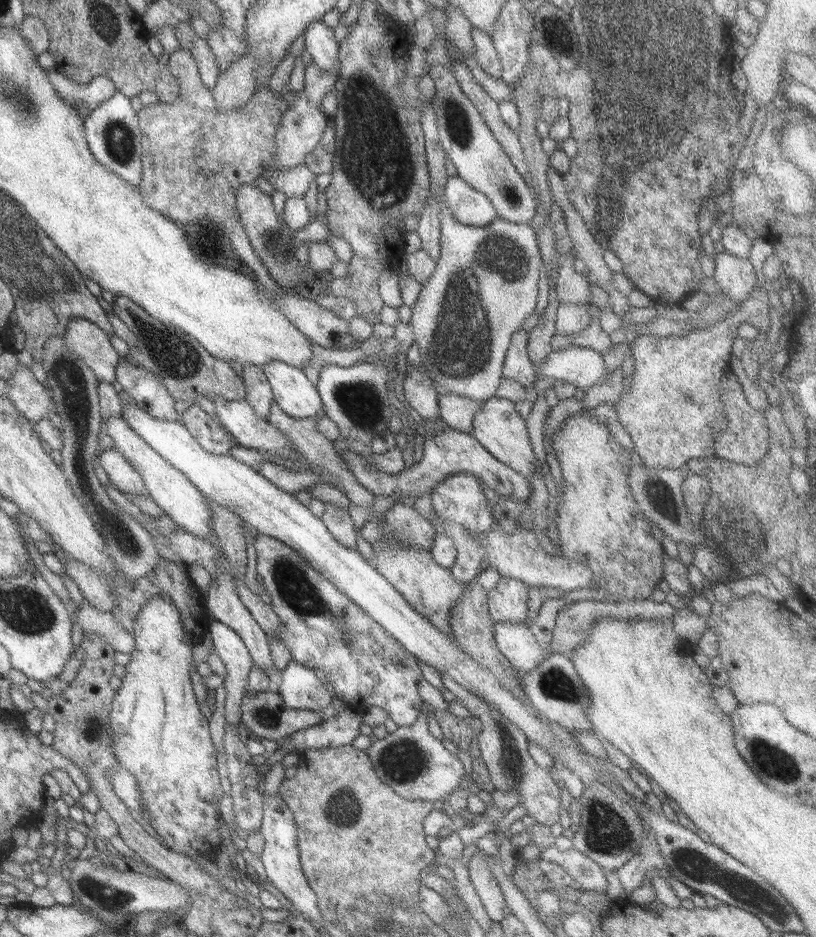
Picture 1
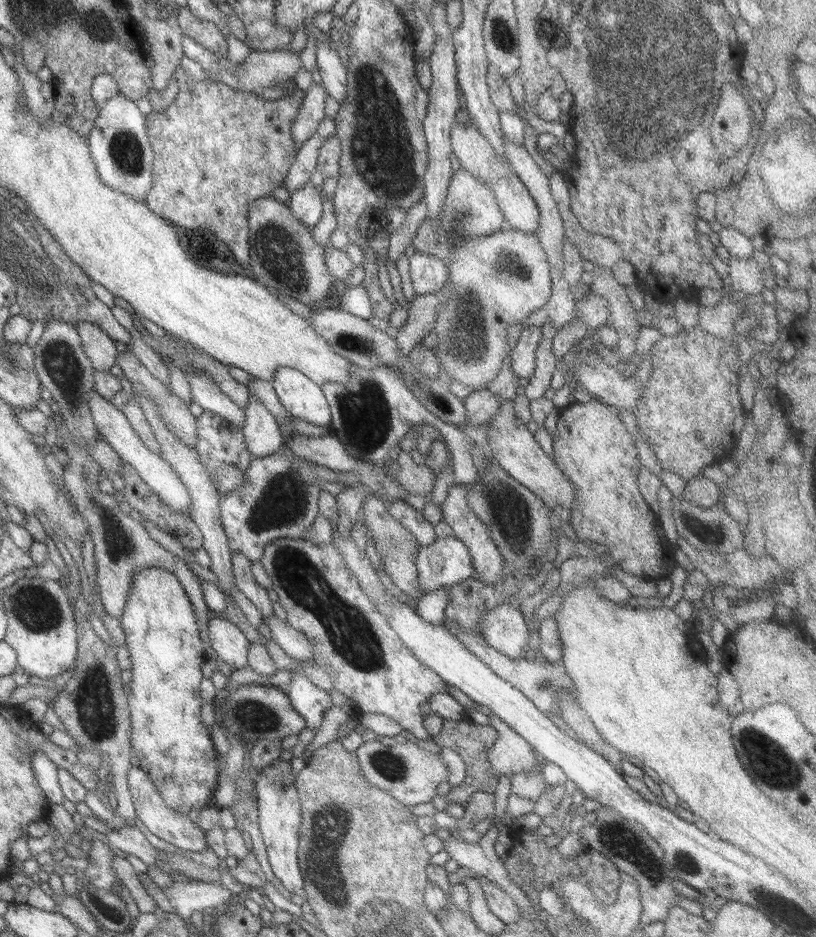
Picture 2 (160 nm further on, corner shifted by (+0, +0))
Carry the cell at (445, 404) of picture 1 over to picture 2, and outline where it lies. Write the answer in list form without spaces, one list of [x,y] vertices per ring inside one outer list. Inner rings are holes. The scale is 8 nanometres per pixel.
[[[487,389],[471,391],[461,401],[463,412],[465,412],[465,425],[485,426],[485,423],[497,413],[497,406],[501,398],[491,394]]]

